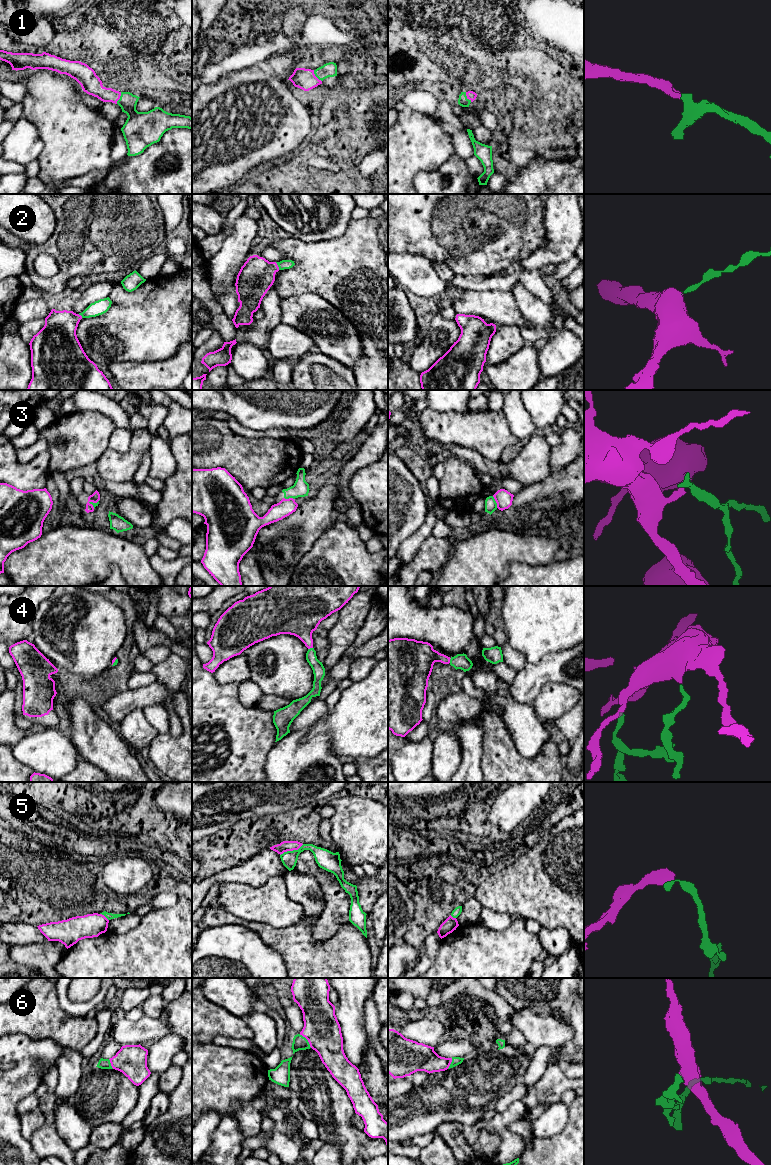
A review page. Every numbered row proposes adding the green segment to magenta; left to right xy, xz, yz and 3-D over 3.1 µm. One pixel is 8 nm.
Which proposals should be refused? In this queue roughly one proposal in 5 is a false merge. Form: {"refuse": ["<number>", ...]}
{"refuse": ["3", "5"]}

